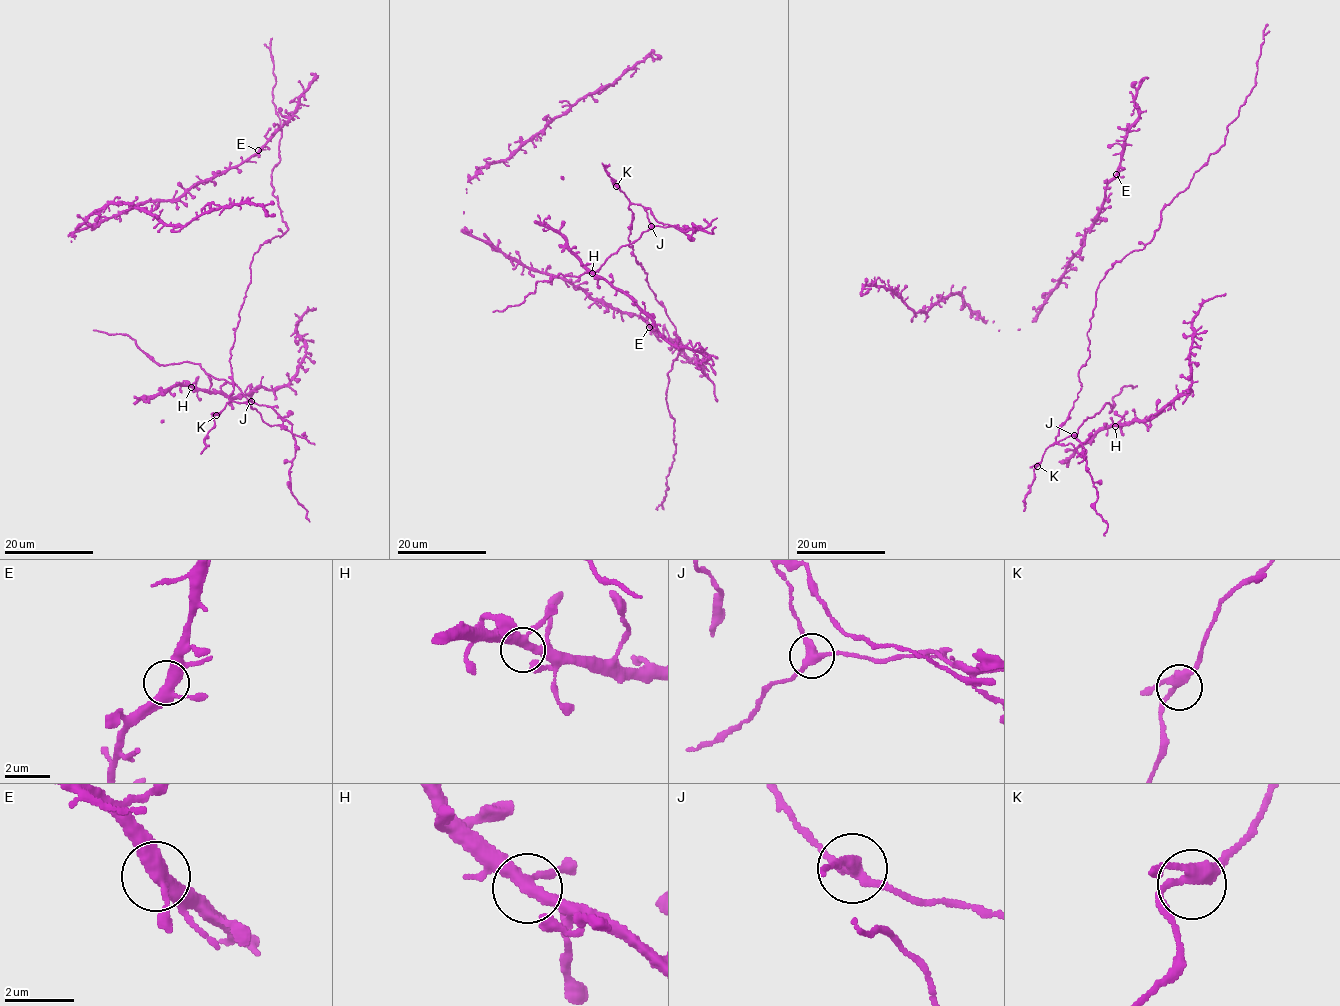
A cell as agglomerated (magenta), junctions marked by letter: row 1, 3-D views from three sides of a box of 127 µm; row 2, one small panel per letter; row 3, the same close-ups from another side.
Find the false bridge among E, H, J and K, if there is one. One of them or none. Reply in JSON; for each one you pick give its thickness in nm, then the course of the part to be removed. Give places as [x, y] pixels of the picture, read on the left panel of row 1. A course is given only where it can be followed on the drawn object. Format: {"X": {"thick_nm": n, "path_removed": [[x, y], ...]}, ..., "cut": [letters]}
{"J": {"thick_nm": 320, "path_removed": [[250, 401], [234, 385], [211, 376], [198, 364], [158, 364], [126, 334], [93, 330]]}, "cut": ["J"]}

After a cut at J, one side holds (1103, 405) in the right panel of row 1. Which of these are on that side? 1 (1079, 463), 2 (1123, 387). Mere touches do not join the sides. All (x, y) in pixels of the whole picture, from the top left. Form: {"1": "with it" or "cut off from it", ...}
{"1": "cut off from it", "2": "with it"}

